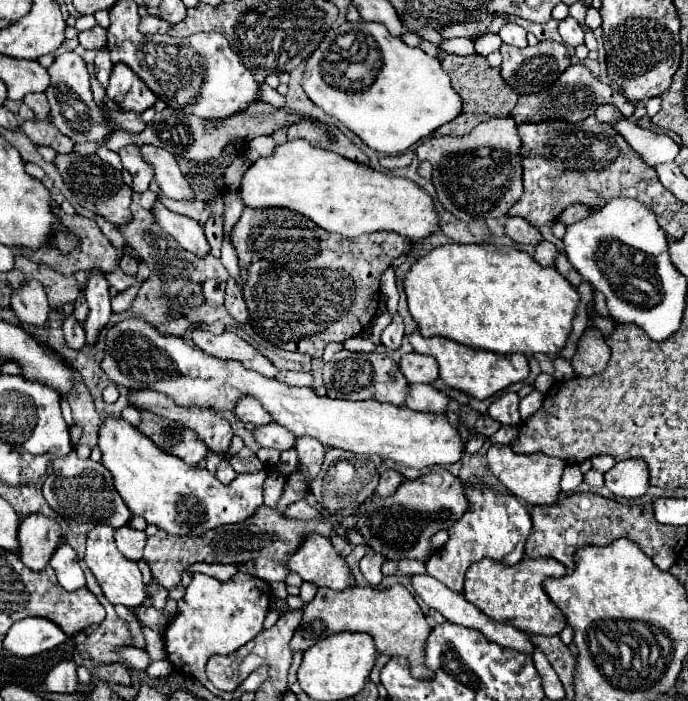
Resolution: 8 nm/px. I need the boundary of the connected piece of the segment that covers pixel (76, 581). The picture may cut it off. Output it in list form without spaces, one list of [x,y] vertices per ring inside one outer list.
[[[61,543],[59,549],[55,551],[55,555],[51,557],[49,565],[55,569],[55,575],[63,589],[77,591],[77,589],[85,587],[85,575],[79,565],[79,557],[71,545]]]

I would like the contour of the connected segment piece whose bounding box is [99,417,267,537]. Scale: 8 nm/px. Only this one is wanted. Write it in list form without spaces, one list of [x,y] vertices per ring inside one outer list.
[[[109,417],[103,421],[99,429],[99,449],[103,453],[101,463],[111,471],[115,479],[115,489],[119,491],[119,495],[123,497],[131,513],[143,517],[147,523],[153,523],[171,535],[197,535],[199,537],[219,525],[241,523],[247,517],[255,515],[255,511],[263,505],[263,481],[267,477],[267,471],[243,473],[243,475],[237,475],[229,485],[223,485],[207,469],[191,467],[179,461],[179,457],[171,457],[169,453],[163,453],[151,439],[143,437],[133,425],[129,425],[121,417],[117,419]]]

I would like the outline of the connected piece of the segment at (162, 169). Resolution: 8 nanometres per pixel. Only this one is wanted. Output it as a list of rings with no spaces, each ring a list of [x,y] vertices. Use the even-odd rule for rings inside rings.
[[[141,145],[139,151],[141,151],[143,161],[147,161],[153,167],[155,181],[159,189],[163,191],[163,195],[177,201],[193,201],[193,189],[181,175],[179,165],[169,151],[157,149],[153,145]]]

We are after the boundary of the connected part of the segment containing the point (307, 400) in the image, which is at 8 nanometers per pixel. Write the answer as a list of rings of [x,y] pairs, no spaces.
[[[125,319],[107,333],[103,371],[115,385],[127,389],[153,389],[175,397],[183,405],[197,403],[213,411],[231,411],[243,395],[253,395],[271,413],[271,417],[287,427],[295,437],[315,437],[325,447],[337,447],[351,453],[379,455],[407,467],[423,469],[429,465],[457,463],[465,453],[465,441],[445,413],[411,411],[407,407],[379,405],[375,401],[343,401],[317,397],[309,387],[289,387],[277,379],[267,379],[255,371],[243,369],[233,361],[219,361],[199,347],[189,347],[181,337],[157,333],[153,325],[139,319]]]

